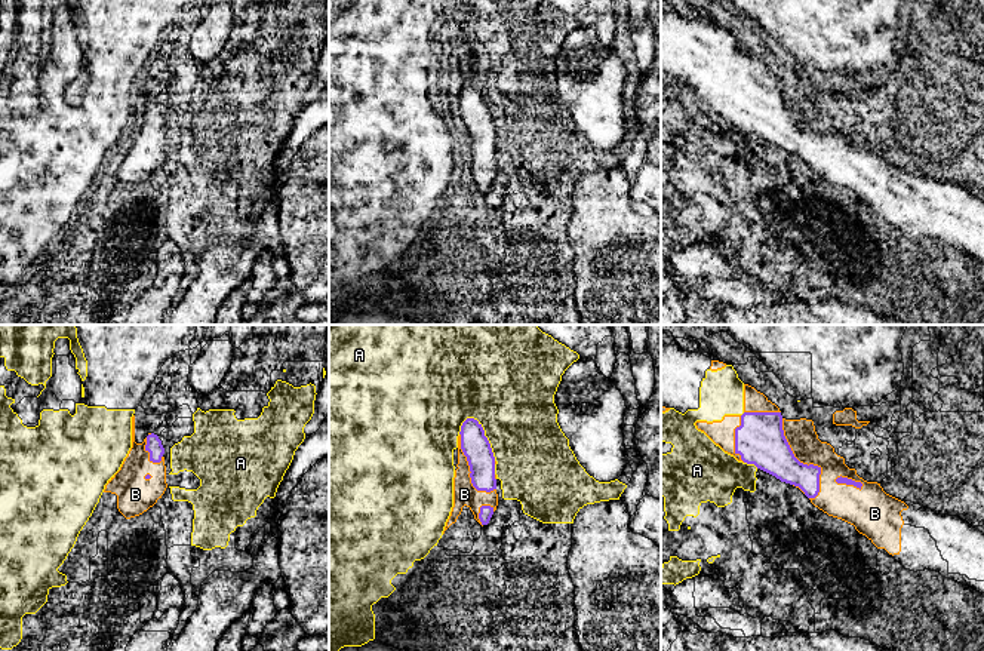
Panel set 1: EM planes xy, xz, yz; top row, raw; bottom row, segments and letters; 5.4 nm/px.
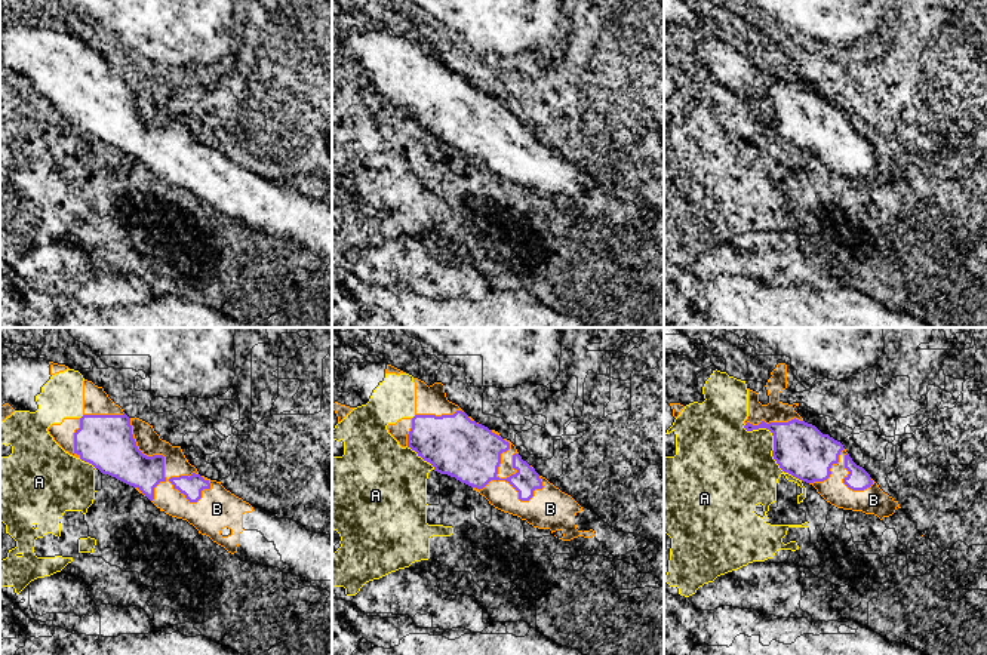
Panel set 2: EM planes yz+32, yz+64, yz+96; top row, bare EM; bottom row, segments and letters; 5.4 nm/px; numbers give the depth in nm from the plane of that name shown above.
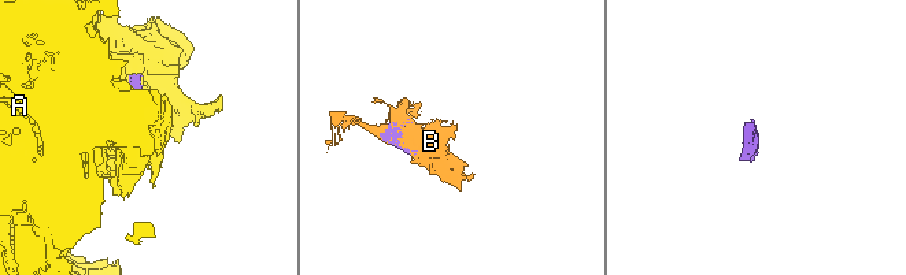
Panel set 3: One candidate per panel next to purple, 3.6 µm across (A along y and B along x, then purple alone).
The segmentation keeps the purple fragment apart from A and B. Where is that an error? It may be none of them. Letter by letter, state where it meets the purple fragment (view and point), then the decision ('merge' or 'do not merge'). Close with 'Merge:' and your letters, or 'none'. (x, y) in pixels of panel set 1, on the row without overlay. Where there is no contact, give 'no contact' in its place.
A: xz (485, 104) | do not merge
B: yz (802, 131) | merge
Merge: B

